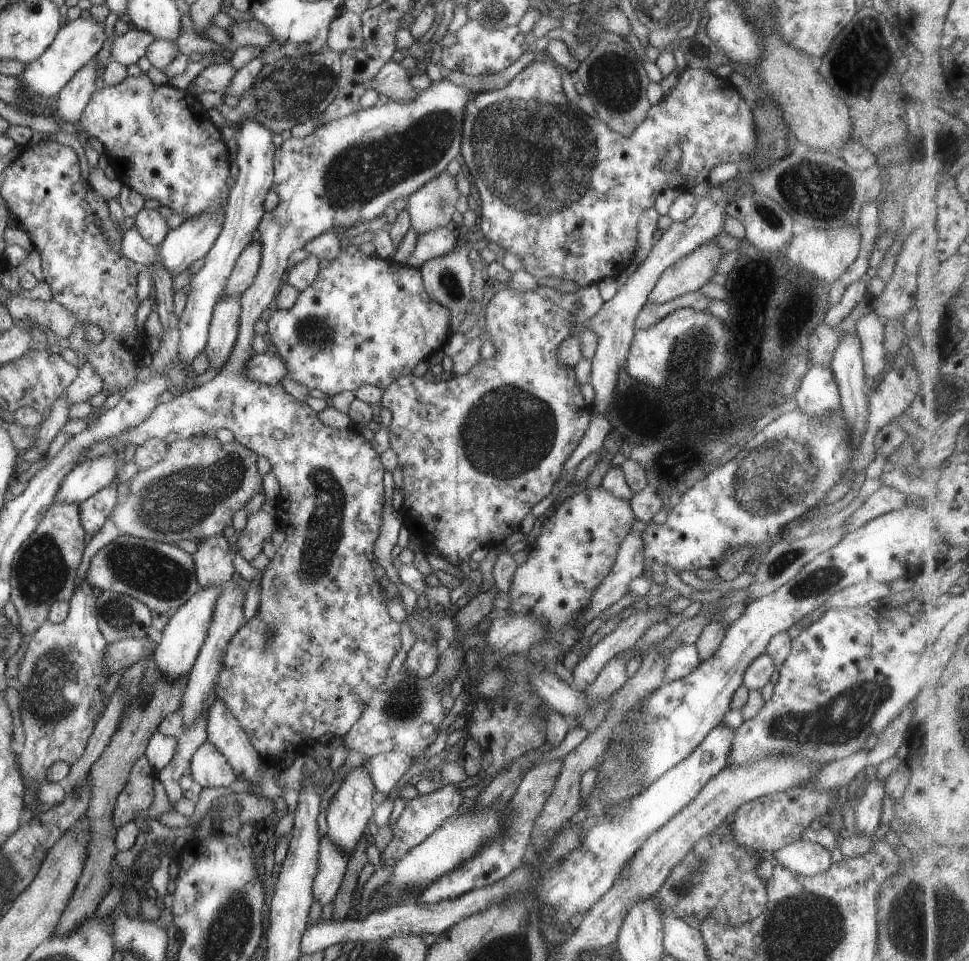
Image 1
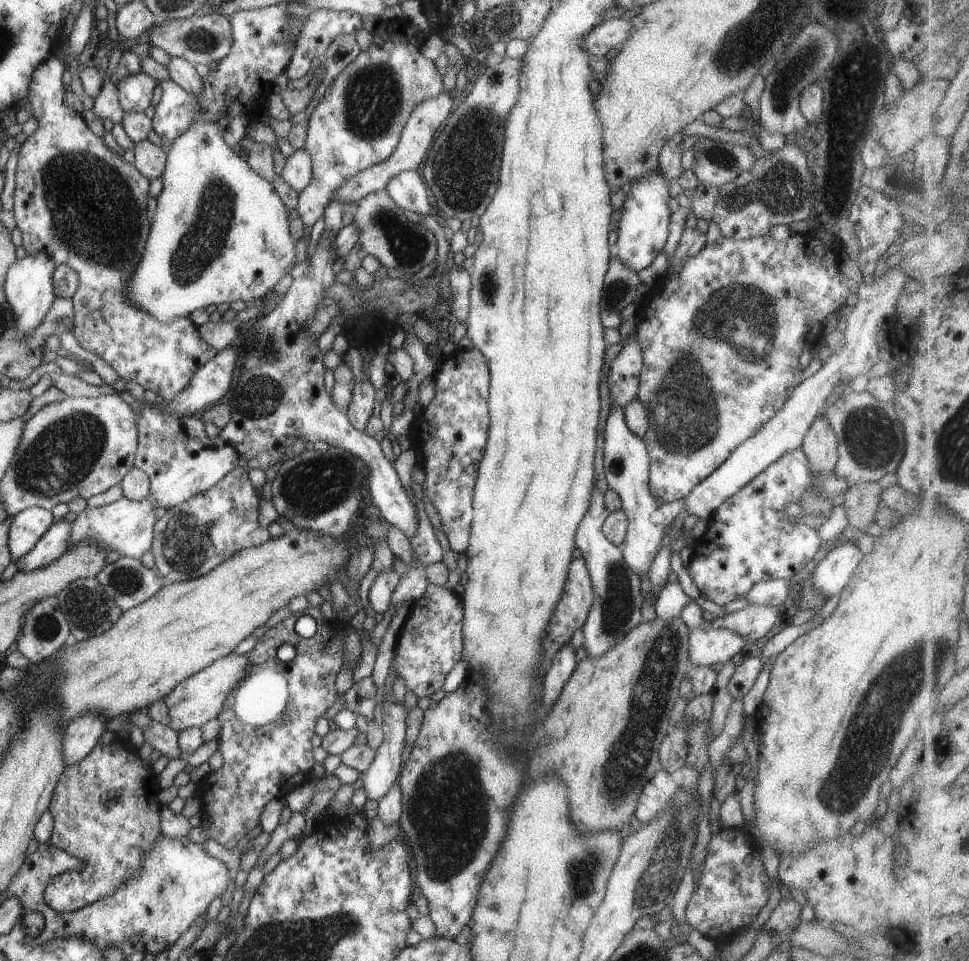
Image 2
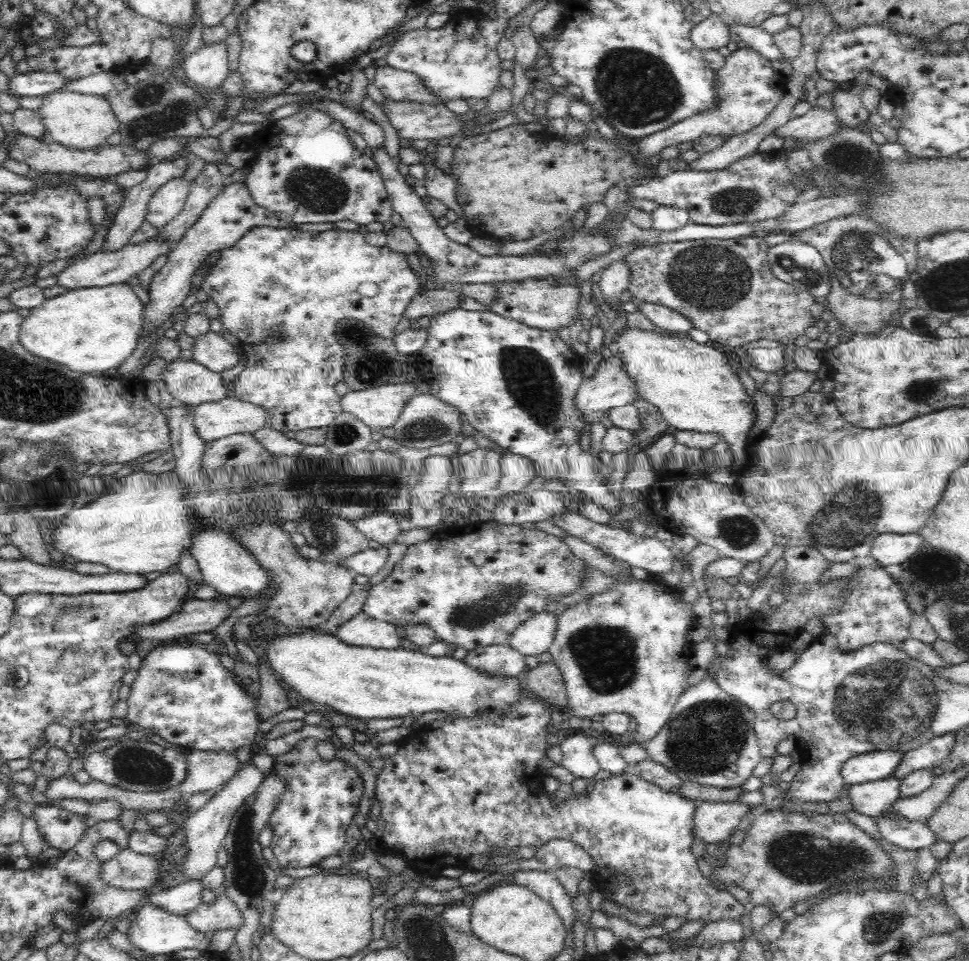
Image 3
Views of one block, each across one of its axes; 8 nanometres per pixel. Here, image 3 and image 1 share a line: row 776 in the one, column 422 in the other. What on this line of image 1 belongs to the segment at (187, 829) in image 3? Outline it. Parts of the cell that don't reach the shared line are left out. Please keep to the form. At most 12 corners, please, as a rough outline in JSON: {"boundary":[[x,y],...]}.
{"boundary":[[449,227],[418,234],[406,262],[420,268],[454,248]]}

